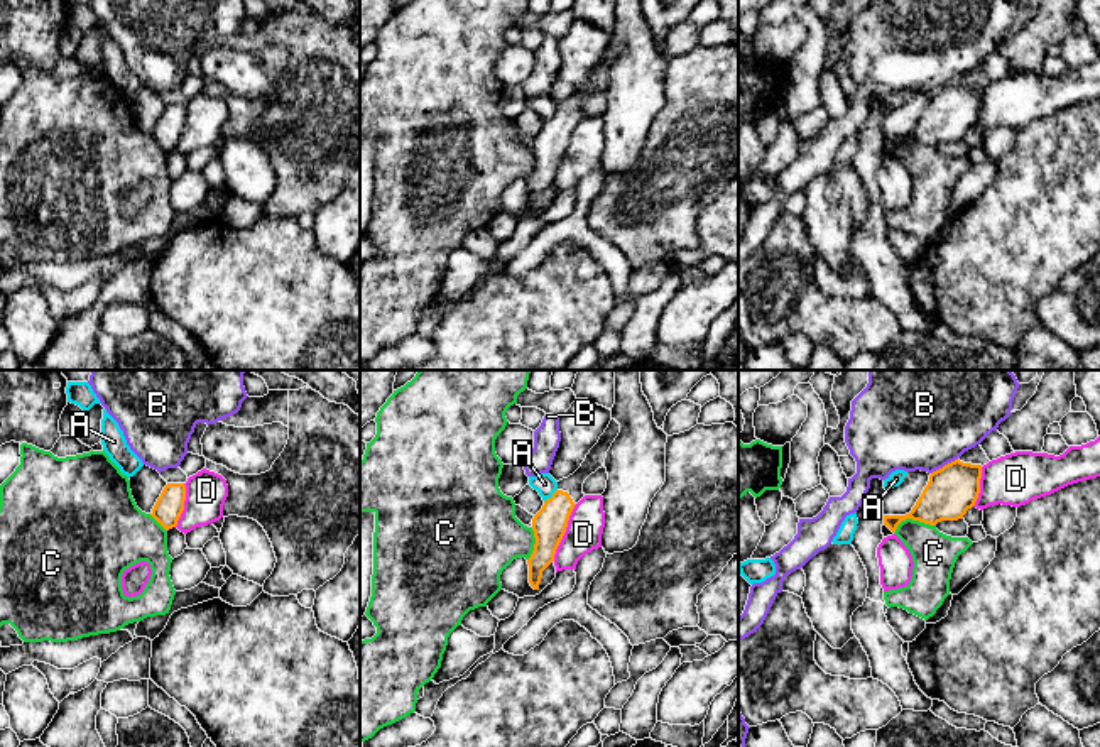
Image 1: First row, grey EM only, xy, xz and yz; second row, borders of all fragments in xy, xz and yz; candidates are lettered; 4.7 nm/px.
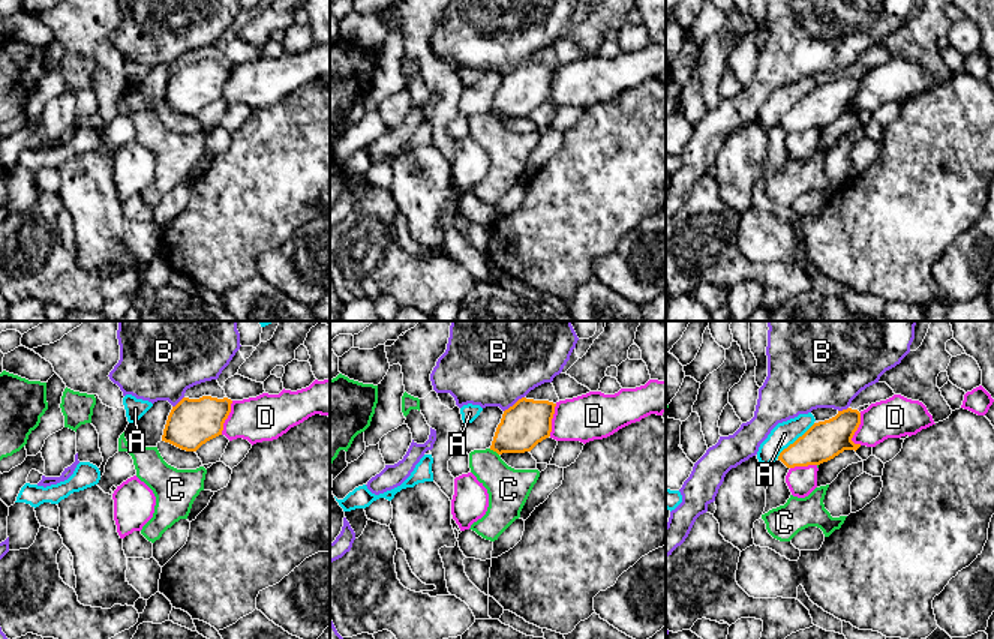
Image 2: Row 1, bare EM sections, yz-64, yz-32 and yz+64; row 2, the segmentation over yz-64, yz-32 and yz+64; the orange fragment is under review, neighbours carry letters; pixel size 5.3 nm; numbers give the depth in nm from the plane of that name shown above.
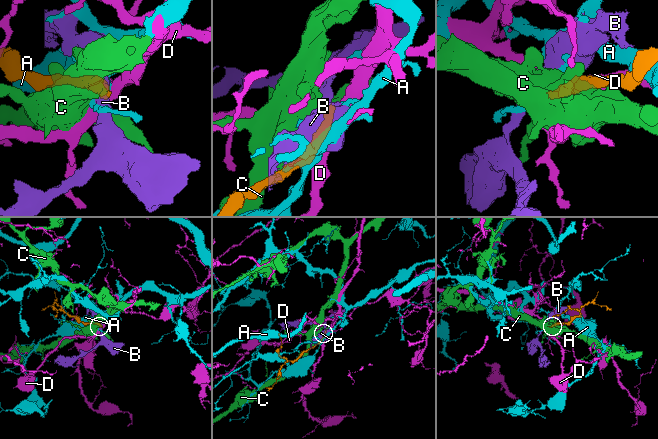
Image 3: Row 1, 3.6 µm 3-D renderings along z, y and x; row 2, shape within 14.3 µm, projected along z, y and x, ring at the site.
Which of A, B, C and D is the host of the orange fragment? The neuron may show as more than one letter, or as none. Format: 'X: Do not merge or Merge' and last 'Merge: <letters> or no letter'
A: Do not merge
B: Do not merge
C: Do not merge
D: Do not merge
Merge: no letter

